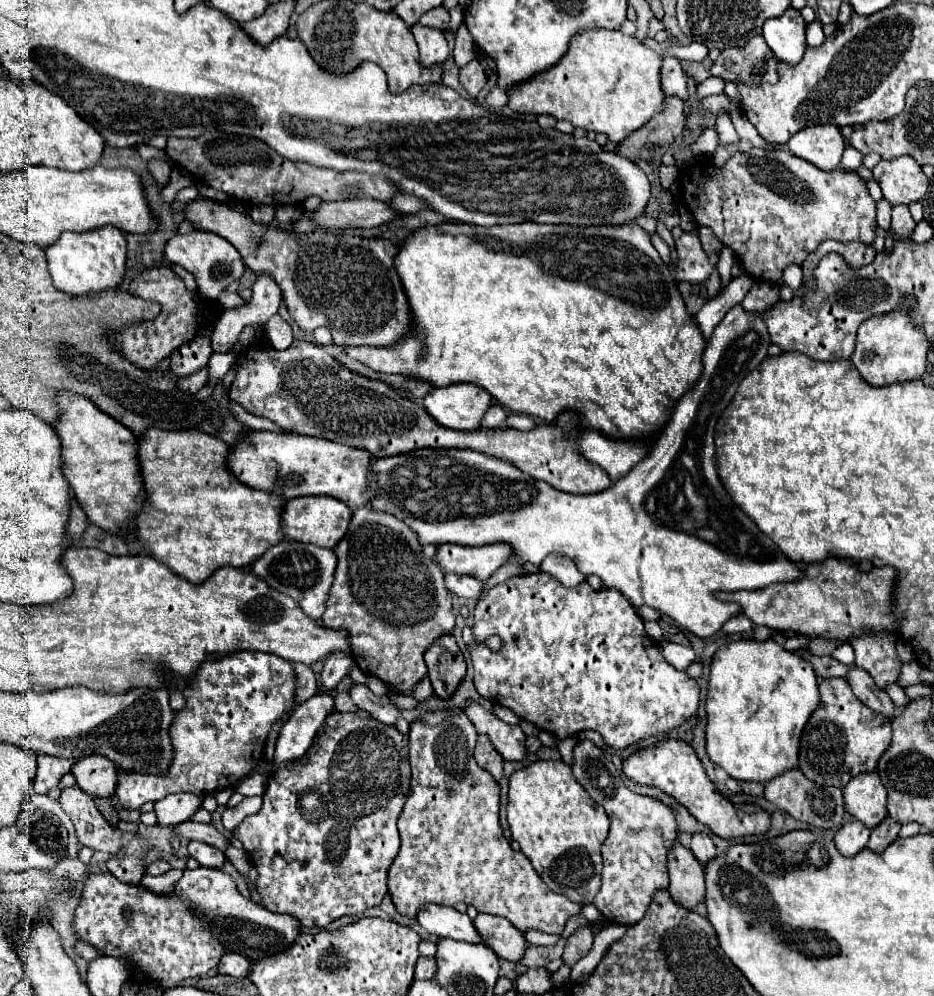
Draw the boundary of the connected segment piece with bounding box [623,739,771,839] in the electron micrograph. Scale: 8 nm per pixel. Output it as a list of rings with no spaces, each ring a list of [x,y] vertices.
[[[663,739],[661,743],[657,743],[653,747],[633,753],[629,759],[623,761],[623,773],[639,785],[651,785],[651,787],[657,787],[663,793],[675,797],[699,823],[707,825],[721,839],[763,835],[771,825],[771,815],[767,811],[757,811],[753,815],[745,813],[745,825],[743,825],[733,803],[727,797],[723,797],[721,793],[717,793],[715,785],[705,775],[705,769],[697,759],[695,749],[679,739]]]

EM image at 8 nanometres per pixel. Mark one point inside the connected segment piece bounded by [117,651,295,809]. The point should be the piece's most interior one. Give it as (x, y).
(219, 738)

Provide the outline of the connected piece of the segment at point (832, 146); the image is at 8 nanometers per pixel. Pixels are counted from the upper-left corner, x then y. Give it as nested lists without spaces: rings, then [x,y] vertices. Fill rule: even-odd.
[[[805,127],[791,137],[787,149],[823,171],[833,171],[839,167],[845,141],[839,127]]]

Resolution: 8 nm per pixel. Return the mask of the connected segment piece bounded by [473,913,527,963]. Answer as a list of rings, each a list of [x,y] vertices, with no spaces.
[[[479,913],[473,921],[485,943],[495,951],[497,957],[511,963],[519,963],[525,955],[527,941],[519,929],[515,929],[507,919],[497,915]]]

